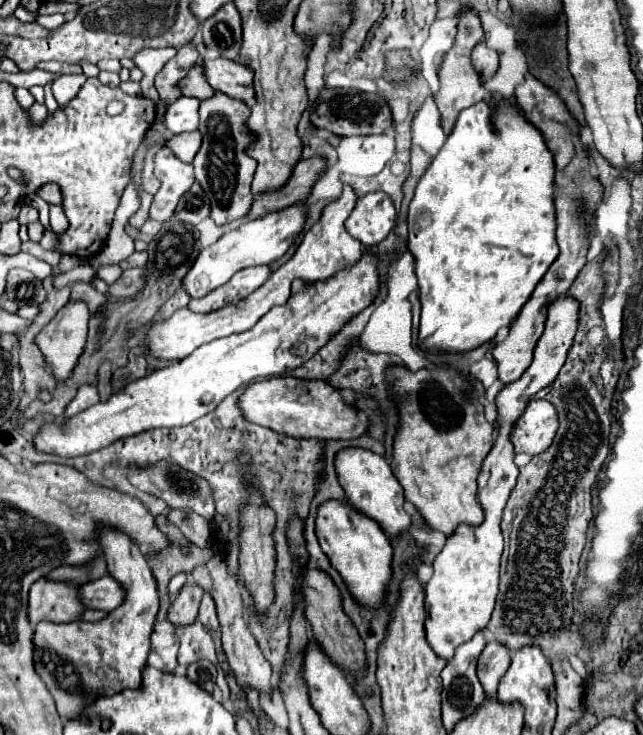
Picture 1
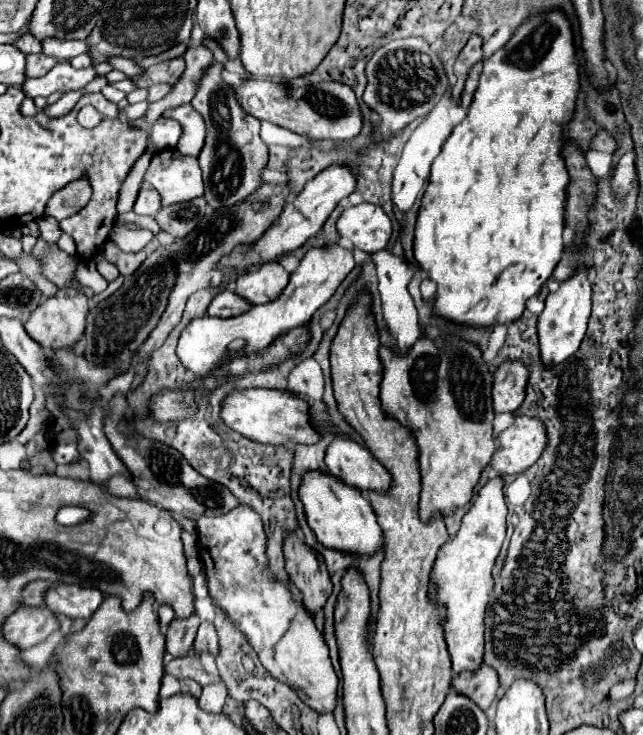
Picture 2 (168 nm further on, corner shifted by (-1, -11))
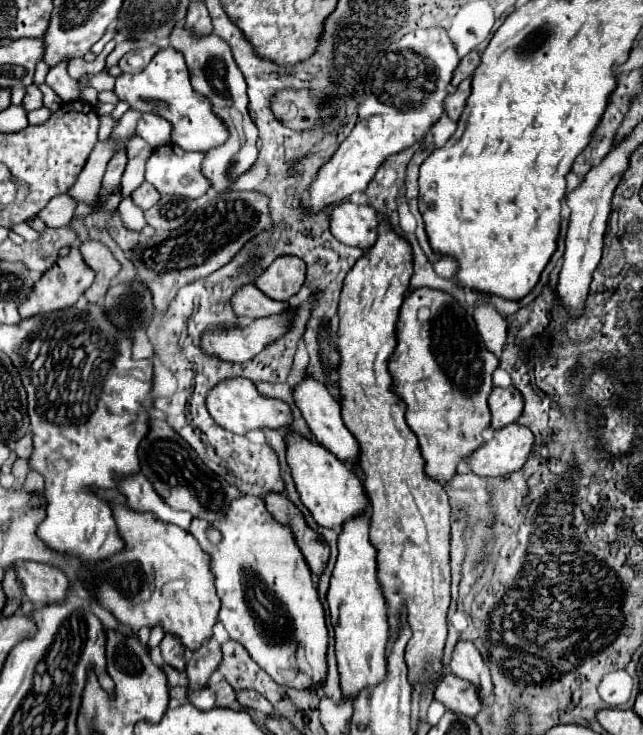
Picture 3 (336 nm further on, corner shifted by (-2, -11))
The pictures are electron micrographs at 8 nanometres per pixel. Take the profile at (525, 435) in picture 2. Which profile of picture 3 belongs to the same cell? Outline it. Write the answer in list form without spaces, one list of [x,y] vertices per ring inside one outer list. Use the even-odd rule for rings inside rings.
[[[519,423],[495,429],[493,437],[471,453],[465,461],[471,463],[473,473],[481,477],[497,477],[519,471],[533,451],[533,433]]]

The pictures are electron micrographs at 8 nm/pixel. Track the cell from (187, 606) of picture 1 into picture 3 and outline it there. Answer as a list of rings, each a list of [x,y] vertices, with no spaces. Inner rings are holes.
[[[165,635],[161,641],[161,655],[165,659],[165,663],[169,663],[175,669],[185,669],[185,647],[181,647],[181,643],[177,643],[177,639],[173,639],[173,635]]]

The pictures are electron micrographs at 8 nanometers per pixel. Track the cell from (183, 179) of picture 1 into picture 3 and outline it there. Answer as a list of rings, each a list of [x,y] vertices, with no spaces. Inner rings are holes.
[[[169,143],[157,147],[147,161],[145,179],[161,195],[179,195],[197,199],[209,191],[209,181],[201,175],[203,153],[183,151]]]

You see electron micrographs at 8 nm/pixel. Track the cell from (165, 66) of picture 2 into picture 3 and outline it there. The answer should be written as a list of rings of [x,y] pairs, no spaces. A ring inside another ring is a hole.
[[[173,47],[161,49],[141,73],[123,73],[121,77],[117,77],[115,93],[121,101],[127,101],[131,109],[139,109],[143,113],[157,113],[165,117],[173,125],[171,141],[185,151],[209,151],[227,139],[227,127],[219,117],[211,113],[209,99],[193,91],[189,83],[185,57]]]

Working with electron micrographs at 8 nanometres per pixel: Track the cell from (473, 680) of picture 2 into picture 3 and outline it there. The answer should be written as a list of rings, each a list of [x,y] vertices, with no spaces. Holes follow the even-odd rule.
[[[445,673],[441,683],[437,683],[435,699],[441,701],[449,711],[467,717],[475,717],[483,709],[477,687],[473,687],[473,683],[465,683],[465,679],[459,679],[453,673]]]

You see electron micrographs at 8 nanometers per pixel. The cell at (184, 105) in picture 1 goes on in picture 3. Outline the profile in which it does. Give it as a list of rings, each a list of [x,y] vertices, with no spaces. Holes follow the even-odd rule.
[[[145,113],[137,123],[137,135],[143,137],[153,149],[157,149],[171,141],[171,127],[167,119],[161,119],[153,113]]]

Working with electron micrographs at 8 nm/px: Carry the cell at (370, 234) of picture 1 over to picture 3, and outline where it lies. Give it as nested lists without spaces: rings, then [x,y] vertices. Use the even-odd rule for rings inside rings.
[[[345,201],[331,213],[331,233],[343,245],[367,251],[377,241],[377,211],[371,205],[357,205]]]

